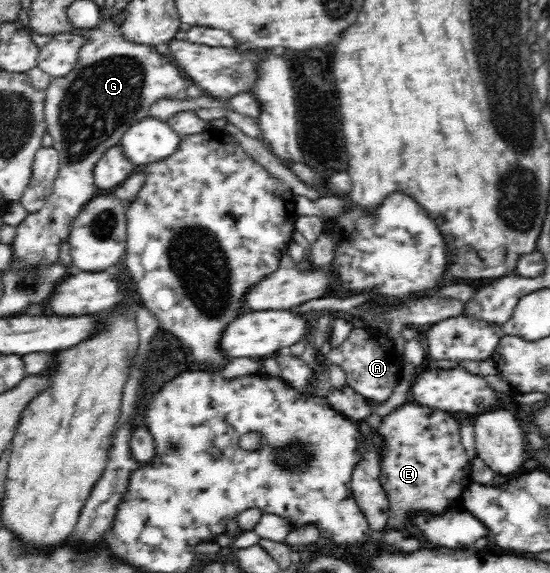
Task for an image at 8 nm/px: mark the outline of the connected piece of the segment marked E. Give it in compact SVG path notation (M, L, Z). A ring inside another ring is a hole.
M410 401L403 403L382 417L376 434L380 434L380 484L386 492L388 506L388 519L386 528L408 529L413 525L413 519L422 514L437 516L450 508L460 508L461 495L471 481L471 468L469 467L469 456L460 442L458 432L458 420L444 411L434 411L431 407L420 405Z

